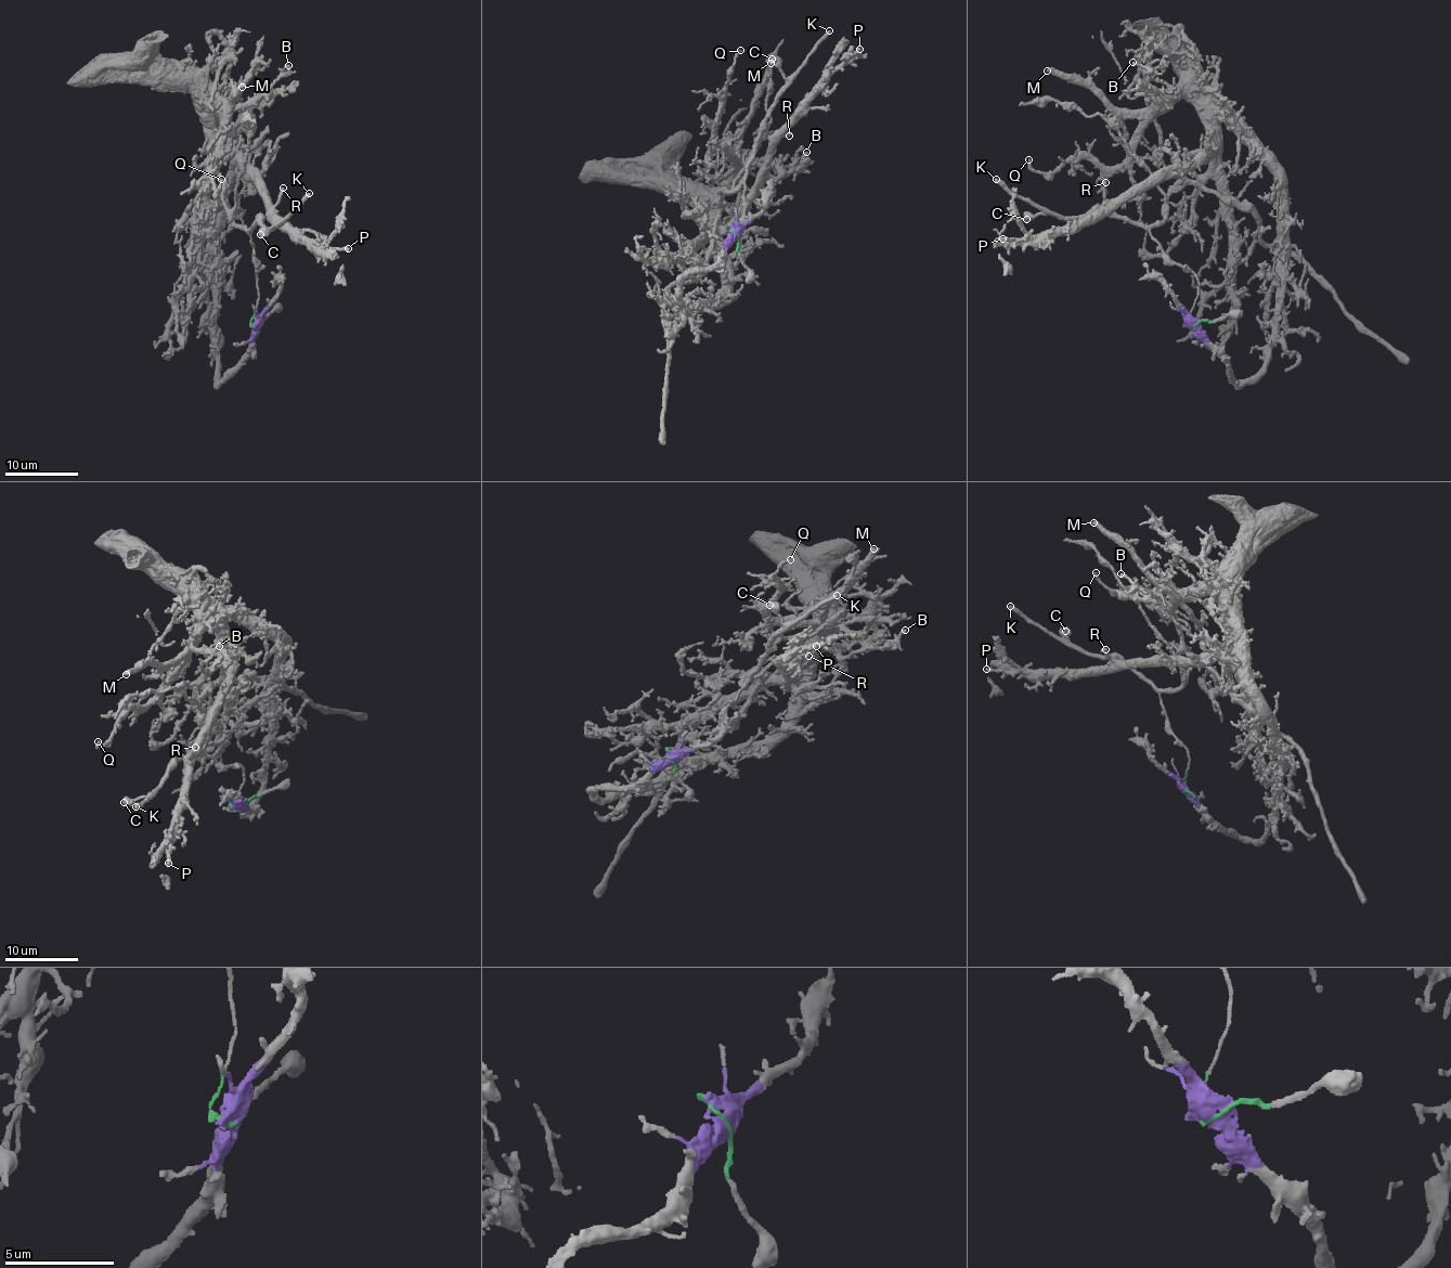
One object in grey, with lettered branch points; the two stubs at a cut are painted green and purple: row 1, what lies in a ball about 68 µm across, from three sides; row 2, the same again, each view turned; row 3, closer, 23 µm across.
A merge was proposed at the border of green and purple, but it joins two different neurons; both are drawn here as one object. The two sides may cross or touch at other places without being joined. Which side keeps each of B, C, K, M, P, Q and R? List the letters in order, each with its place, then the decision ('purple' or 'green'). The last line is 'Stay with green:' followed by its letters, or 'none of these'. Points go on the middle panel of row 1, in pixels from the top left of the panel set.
B: at (806, 152); purple
C: at (772, 59); green
K: at (829, 30); green
M: at (771, 63); purple
P: at (859, 49); purple
Q: at (740, 50); purple
R: at (789, 136); purple
Stay with green: C, K

